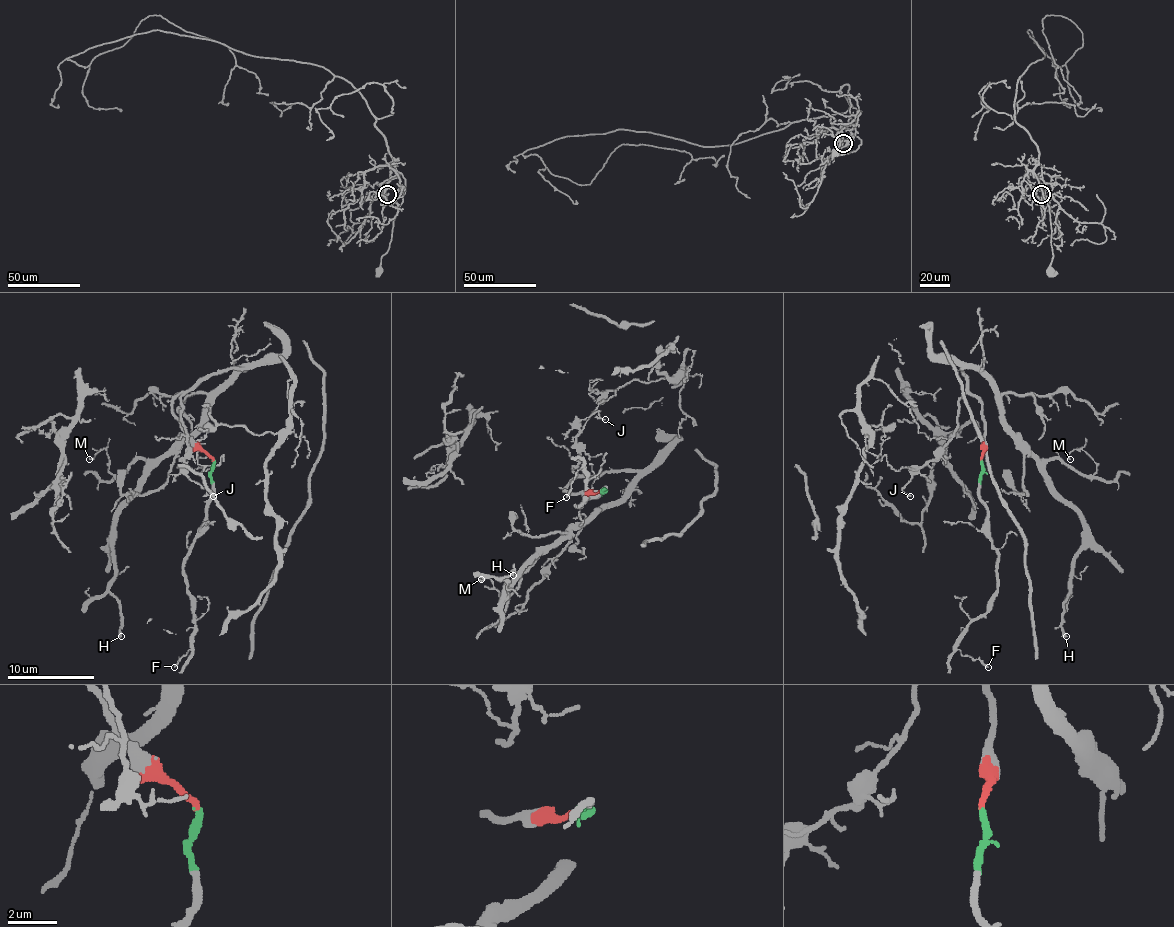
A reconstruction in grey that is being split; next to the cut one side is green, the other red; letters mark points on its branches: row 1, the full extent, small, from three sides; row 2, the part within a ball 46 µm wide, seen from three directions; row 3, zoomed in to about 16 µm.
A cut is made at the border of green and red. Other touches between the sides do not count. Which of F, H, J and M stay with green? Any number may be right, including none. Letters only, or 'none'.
F

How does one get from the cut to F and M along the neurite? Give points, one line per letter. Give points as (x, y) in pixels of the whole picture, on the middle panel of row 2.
F: (605, 490), (603, 488), (596, 496), (590, 496), (579, 507), (575, 505), (583, 501), (583, 466), (566, 496)
M: (605, 490), (564, 490), (579, 477), (636, 472), (620, 499), (546, 549), (500, 606), (480, 580)

